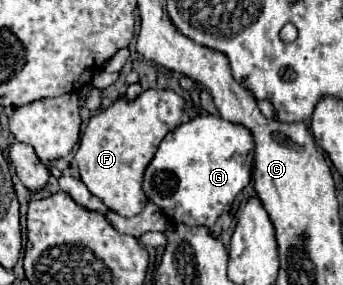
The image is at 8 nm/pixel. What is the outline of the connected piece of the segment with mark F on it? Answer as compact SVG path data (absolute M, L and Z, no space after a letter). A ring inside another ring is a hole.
M146 90L134 102L120 98L110 108L96 112L82 134L76 152L80 176L88 190L124 218L140 214L148 200L142 190L144 170L154 158L162 138L180 126L178 116L186 116L184 98L172 90Z

